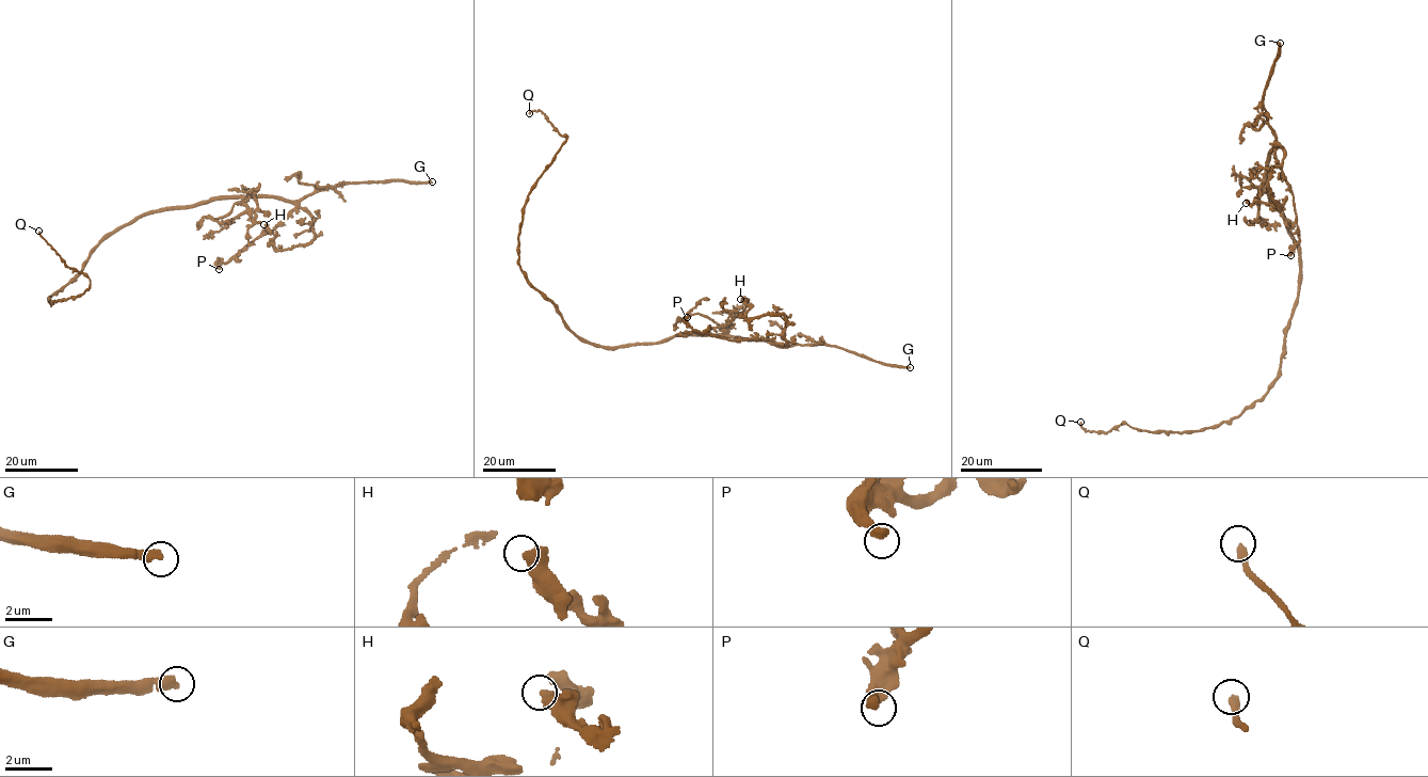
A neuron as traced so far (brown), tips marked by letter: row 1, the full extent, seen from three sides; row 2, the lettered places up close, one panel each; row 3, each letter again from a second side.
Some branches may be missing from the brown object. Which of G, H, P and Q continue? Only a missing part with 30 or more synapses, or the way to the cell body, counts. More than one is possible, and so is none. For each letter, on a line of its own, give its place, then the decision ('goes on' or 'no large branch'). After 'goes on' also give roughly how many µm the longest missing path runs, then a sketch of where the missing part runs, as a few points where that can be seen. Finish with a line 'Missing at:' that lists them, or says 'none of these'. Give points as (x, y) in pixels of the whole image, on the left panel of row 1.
G: (432, 181) | goes on | 100 µm
H: (263, 224) | no large branch
P: (219, 269) | no large branch
Q: (38, 231) | no large branch
Missing at: G

